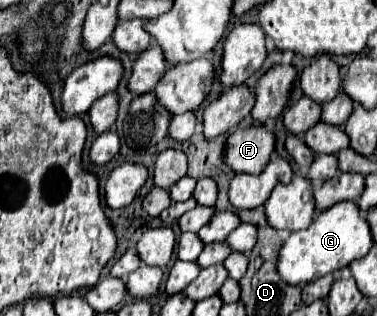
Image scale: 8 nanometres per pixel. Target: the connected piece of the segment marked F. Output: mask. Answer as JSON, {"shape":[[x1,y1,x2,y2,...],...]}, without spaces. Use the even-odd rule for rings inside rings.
{"shape":[[253,124,249,128,237,128,229,134,225,146,227,166,235,172,259,174,265,170,275,150,275,132,265,124]]}

